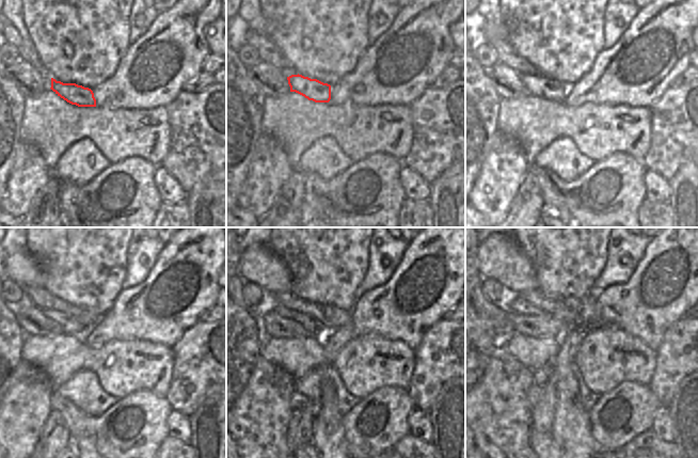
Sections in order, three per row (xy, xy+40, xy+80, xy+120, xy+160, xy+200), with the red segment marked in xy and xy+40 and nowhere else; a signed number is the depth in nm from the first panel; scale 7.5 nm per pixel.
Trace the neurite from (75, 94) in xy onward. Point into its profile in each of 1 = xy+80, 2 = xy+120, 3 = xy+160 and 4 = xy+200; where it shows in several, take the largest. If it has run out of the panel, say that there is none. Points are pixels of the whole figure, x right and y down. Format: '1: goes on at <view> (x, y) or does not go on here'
1: goes on at xy+80 (550, 89)
2: goes on at xy+120 (69, 326)
3: goes on at xy+160 (312, 326)
4: goes on at xy+200 (520, 305)

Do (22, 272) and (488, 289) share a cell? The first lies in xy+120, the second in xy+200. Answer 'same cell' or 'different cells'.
different cells

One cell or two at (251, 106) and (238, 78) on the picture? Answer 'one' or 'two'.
one

